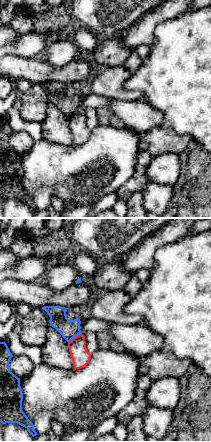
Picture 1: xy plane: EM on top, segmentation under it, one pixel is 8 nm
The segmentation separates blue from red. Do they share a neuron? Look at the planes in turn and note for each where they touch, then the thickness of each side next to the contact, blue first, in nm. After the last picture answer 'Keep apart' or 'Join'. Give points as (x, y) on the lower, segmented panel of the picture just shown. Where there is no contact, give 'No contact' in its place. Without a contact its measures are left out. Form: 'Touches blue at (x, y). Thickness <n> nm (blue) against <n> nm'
Touches blue at (74, 336). Thickness 150 nm (blue) against 150 nm

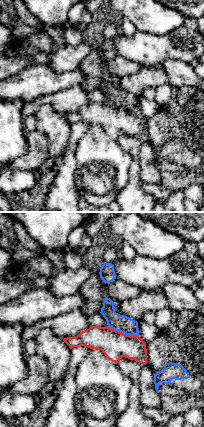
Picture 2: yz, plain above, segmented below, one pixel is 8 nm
Touches blue at (123, 332). Thickness 140 nm (blue) against 220 nm

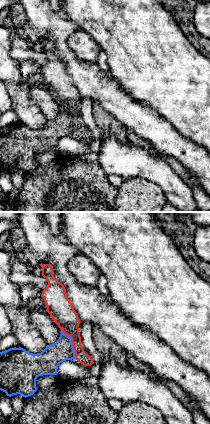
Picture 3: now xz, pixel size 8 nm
Touches blue at (72, 343). Thickness 180 nm (blue) against 190 nm

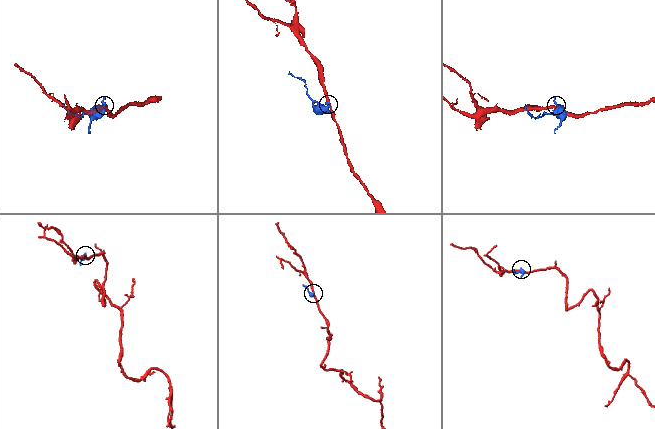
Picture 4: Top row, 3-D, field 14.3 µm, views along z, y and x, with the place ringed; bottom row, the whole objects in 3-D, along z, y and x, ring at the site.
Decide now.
Keep apart

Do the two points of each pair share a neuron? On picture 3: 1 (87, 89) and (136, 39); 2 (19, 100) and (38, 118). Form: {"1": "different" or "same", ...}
{"1": "different", "2": "same"}

